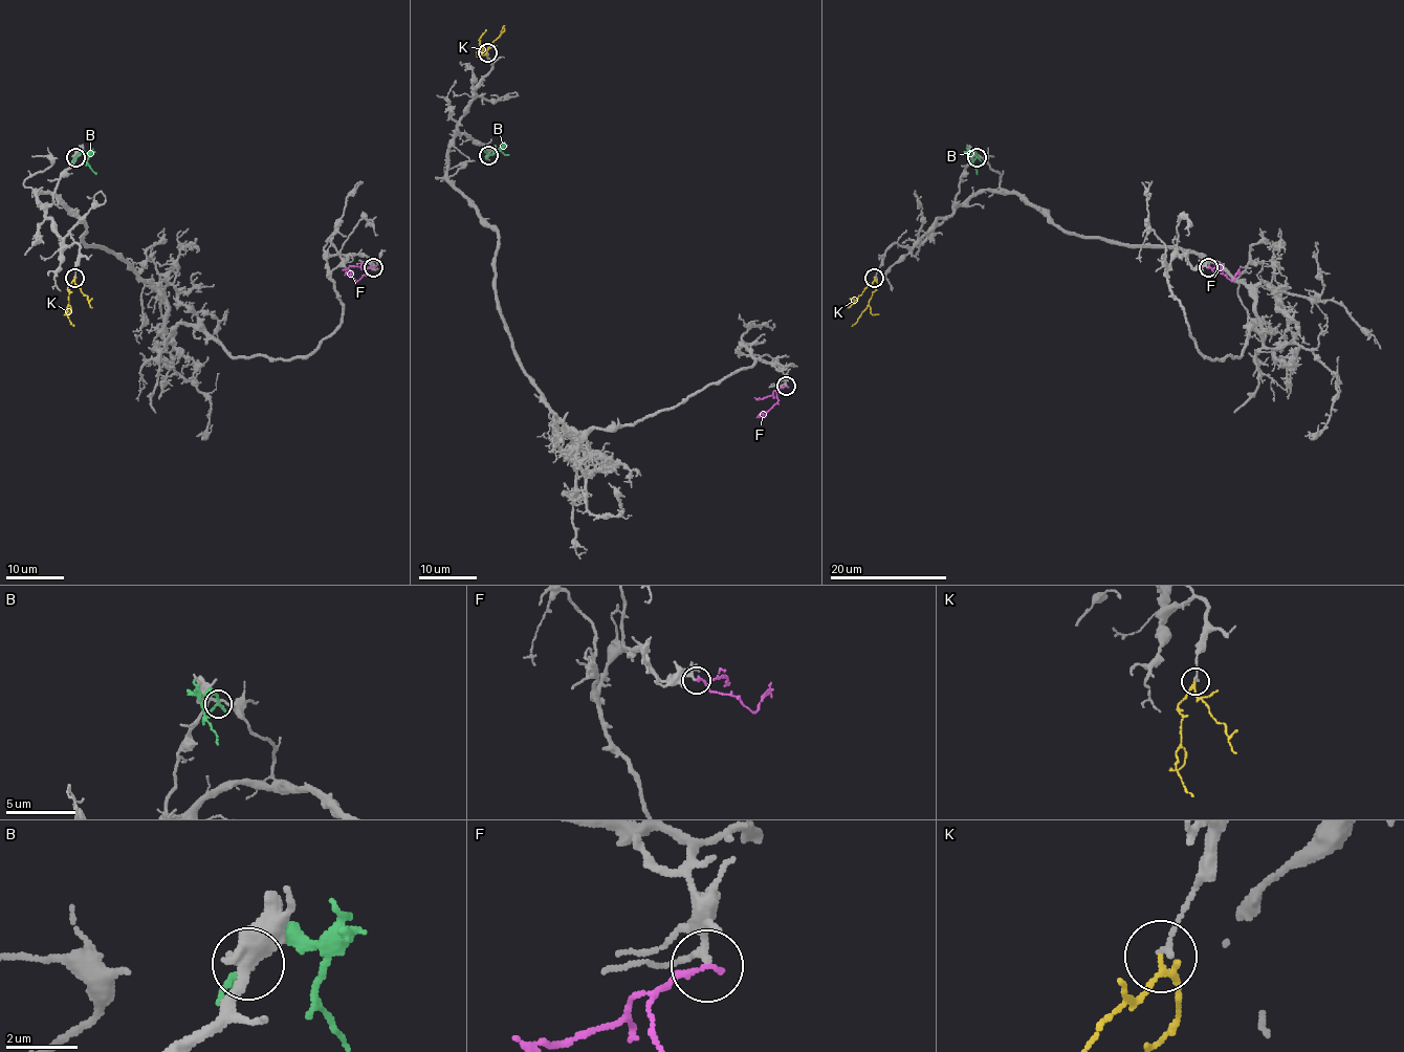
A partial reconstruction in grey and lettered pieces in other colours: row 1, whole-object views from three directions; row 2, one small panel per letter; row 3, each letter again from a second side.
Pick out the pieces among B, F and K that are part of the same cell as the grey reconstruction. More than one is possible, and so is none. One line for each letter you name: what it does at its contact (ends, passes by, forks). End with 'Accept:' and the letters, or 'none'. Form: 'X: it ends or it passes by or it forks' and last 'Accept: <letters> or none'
Accept: none

